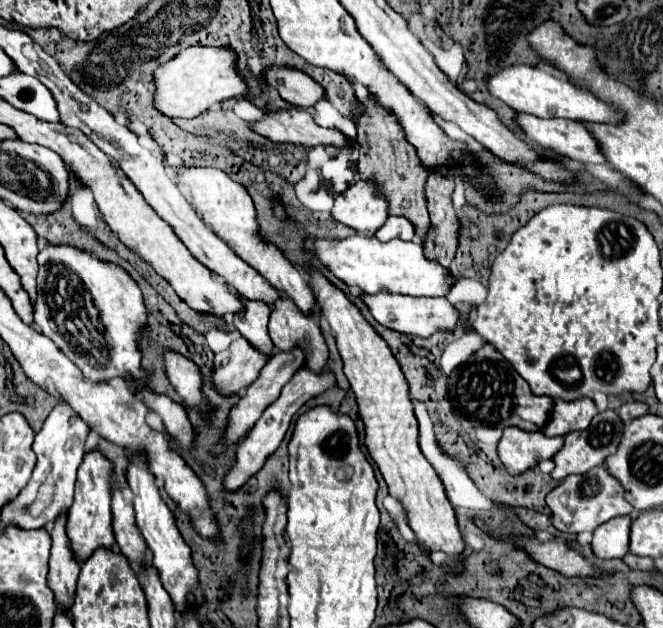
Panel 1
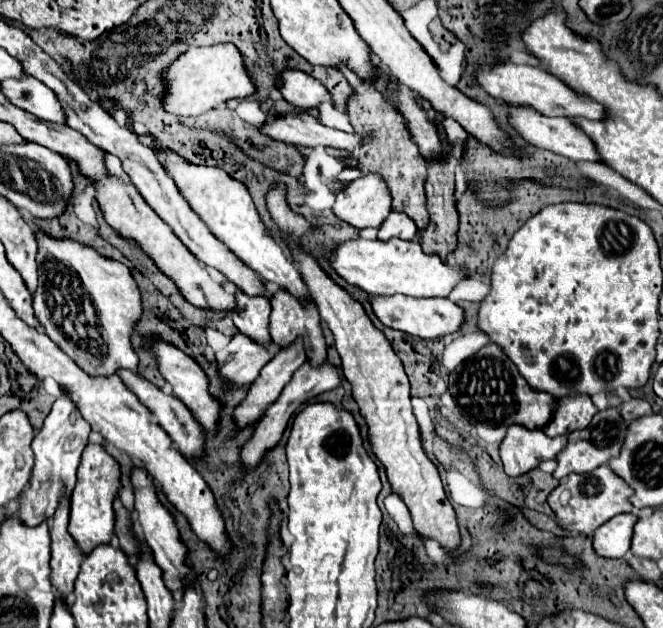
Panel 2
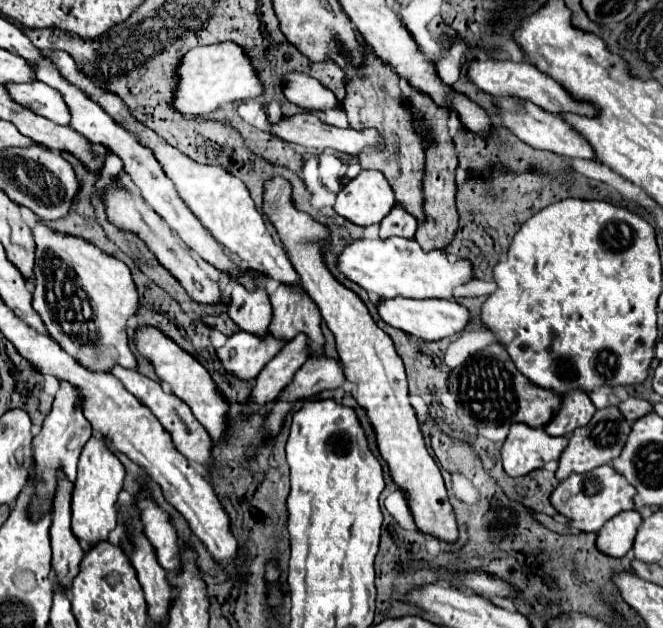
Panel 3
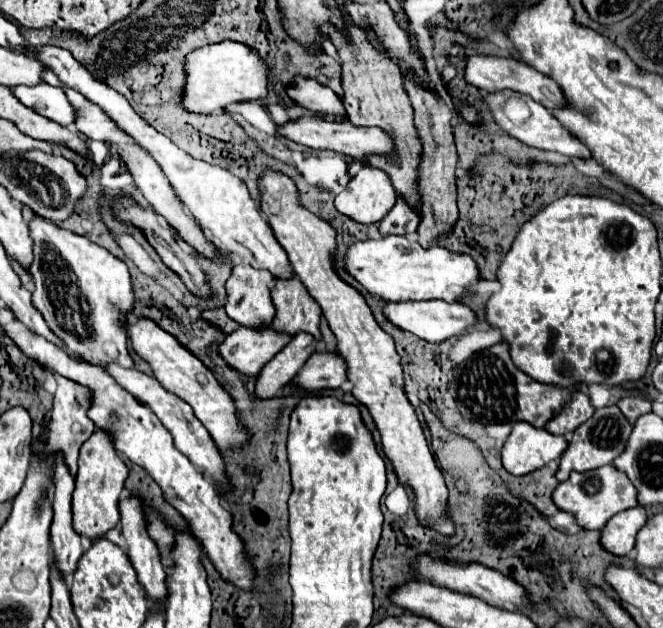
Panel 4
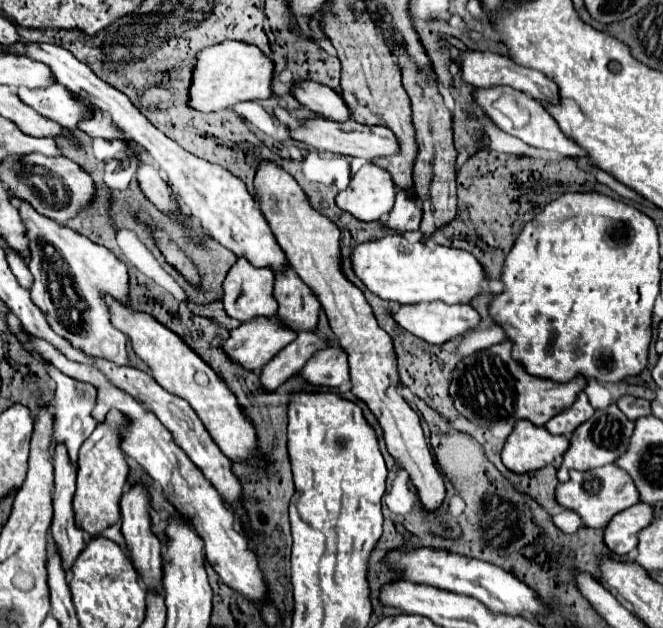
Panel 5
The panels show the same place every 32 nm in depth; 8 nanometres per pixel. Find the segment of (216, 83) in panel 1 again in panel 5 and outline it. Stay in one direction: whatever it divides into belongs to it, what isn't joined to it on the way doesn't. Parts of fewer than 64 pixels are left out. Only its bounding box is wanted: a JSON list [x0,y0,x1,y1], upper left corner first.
[188,42,272,112]

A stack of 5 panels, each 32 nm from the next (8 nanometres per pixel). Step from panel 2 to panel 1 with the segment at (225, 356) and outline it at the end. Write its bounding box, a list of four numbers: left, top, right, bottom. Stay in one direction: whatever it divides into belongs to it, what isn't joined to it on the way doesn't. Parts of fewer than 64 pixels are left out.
[212,336,268,396]

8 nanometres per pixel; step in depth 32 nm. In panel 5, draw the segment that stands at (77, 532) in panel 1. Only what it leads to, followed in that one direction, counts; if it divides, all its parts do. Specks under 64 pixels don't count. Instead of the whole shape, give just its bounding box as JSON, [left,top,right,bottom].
[74,410,128,538]

